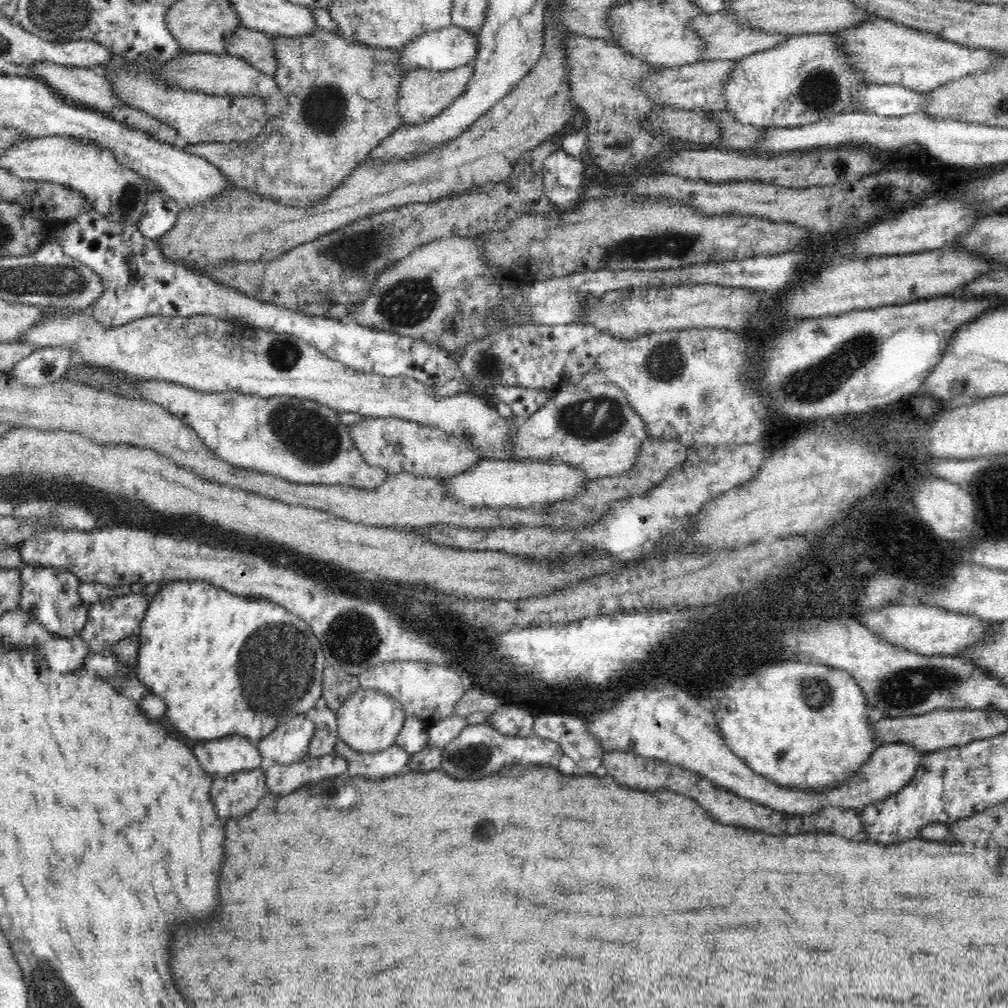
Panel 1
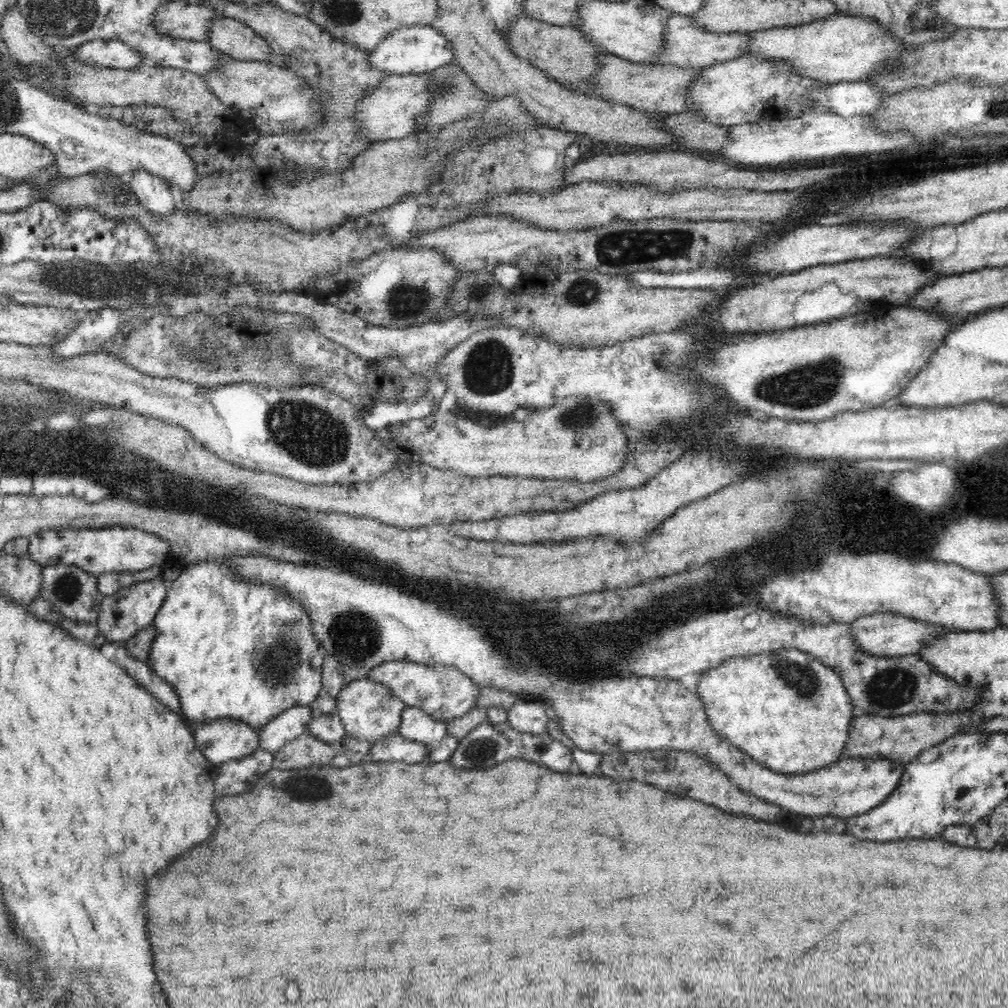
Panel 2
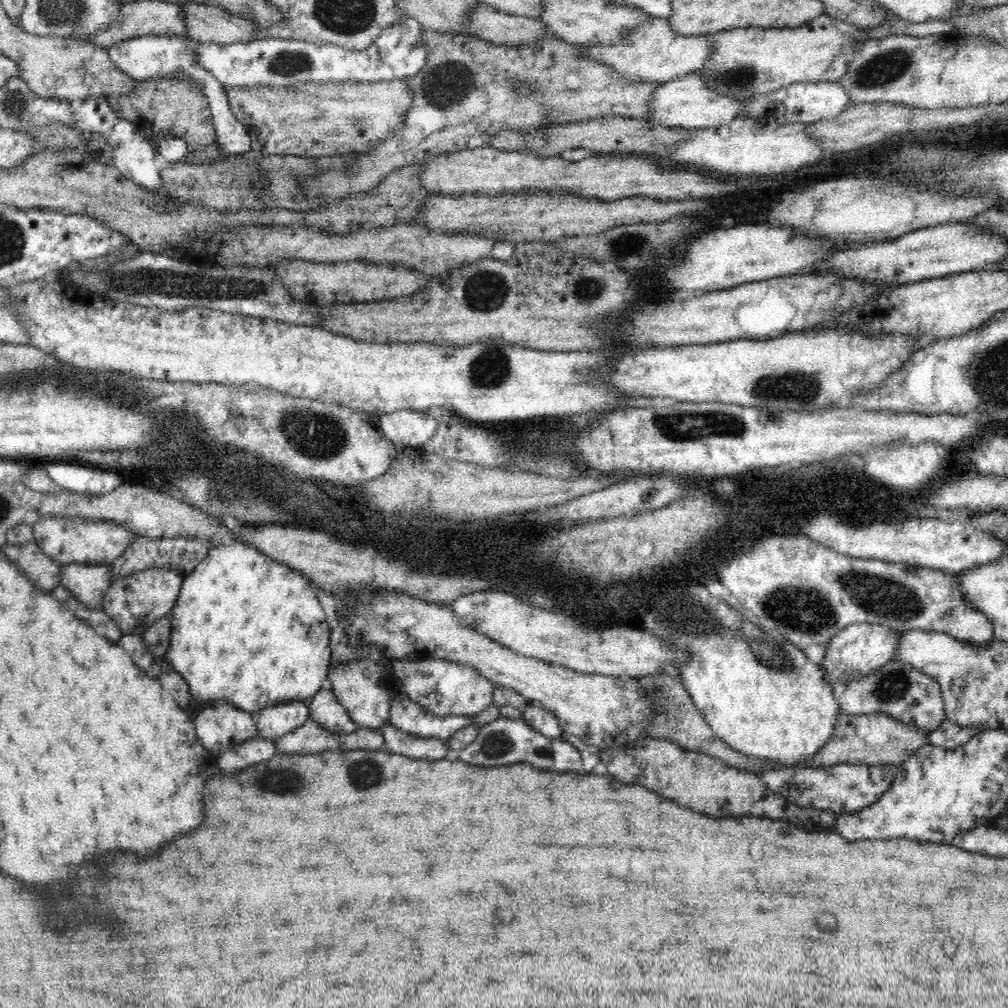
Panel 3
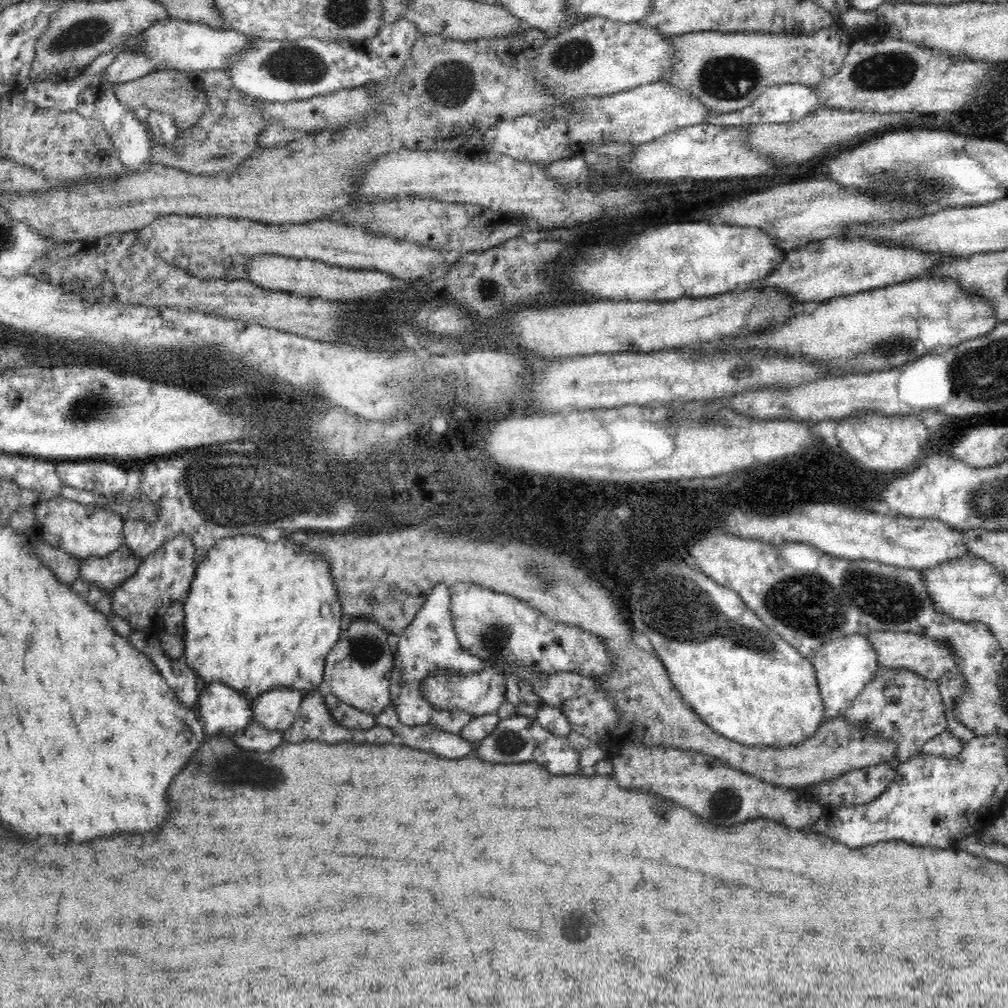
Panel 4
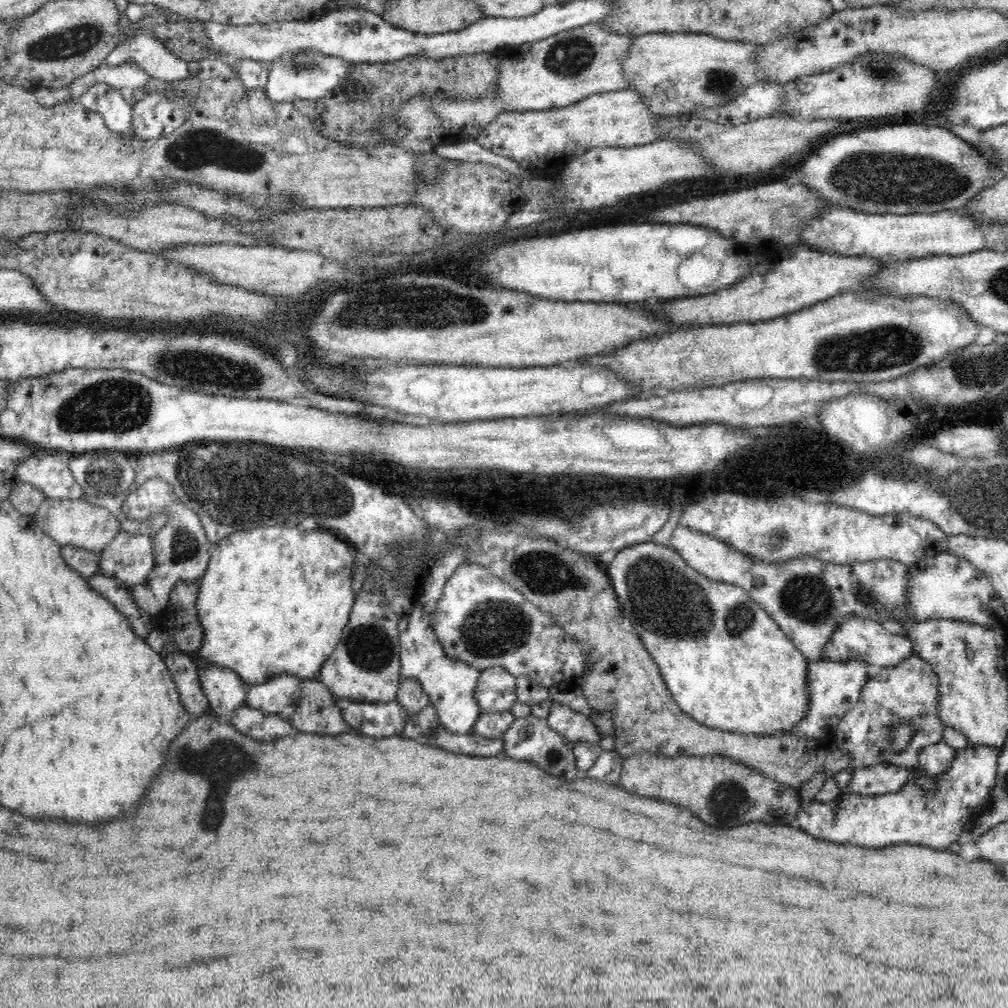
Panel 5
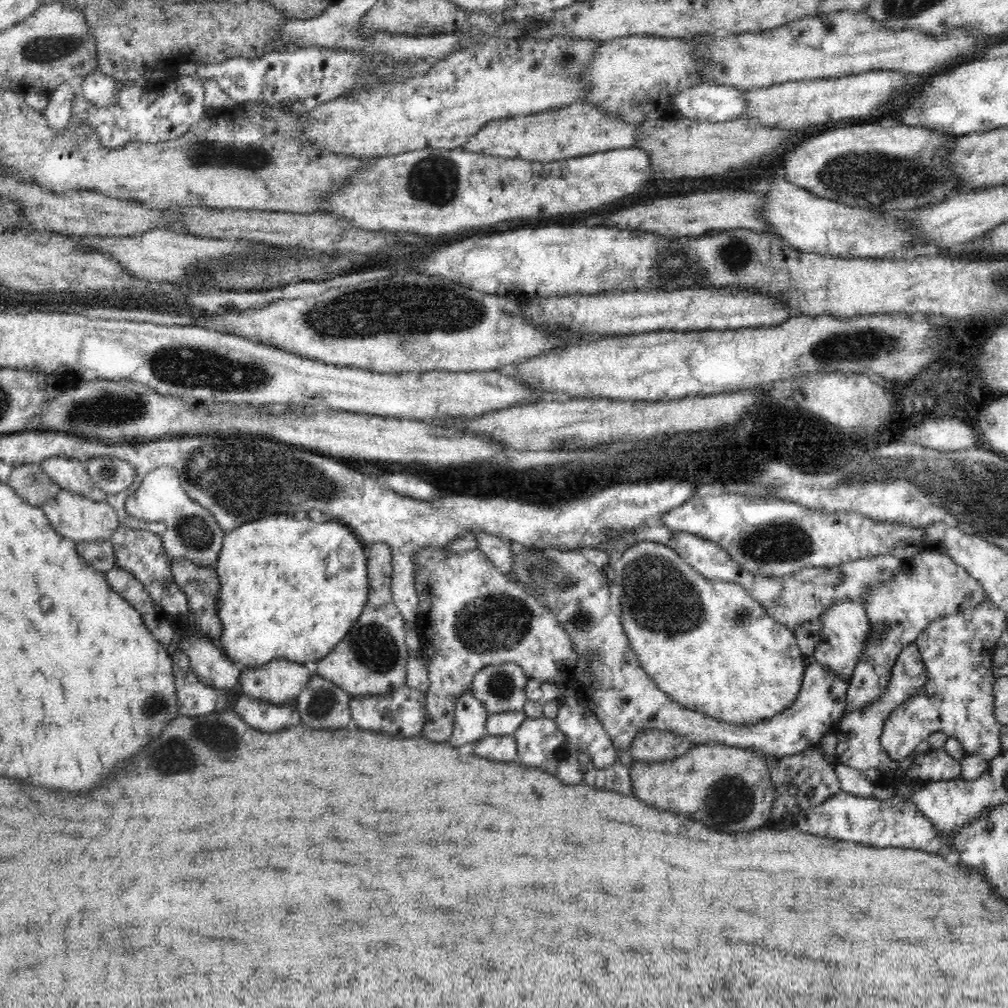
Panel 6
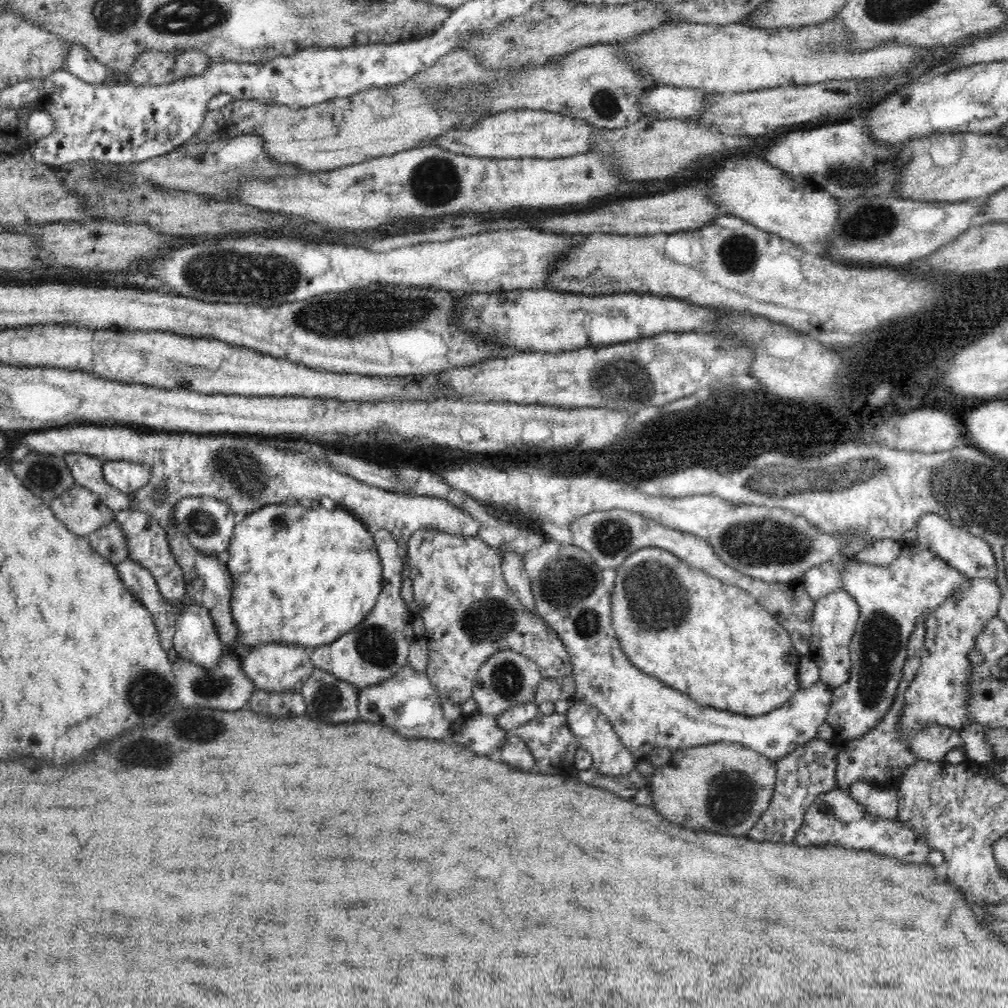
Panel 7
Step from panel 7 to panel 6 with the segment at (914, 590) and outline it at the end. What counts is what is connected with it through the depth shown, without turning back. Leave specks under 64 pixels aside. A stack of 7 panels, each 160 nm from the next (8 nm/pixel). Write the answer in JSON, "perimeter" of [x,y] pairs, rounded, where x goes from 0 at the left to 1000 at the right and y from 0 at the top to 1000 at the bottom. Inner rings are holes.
{"perimeter":[[[921,544],[913,547],[905,555],[900,555],[894,559],[892,566],[884,576],[880,578],[869,578],[860,583],[858,591],[858,604],[865,620],[865,631],[860,636],[861,643],[857,647],[857,653],[853,654],[848,661],[847,669],[844,671],[840,689],[840,699],[837,707],[847,704],[847,702],[855,702],[867,694],[873,692],[874,686],[881,680],[883,669],[885,669],[885,661],[902,641],[902,638],[910,637],[912,630],[927,615],[933,615],[950,609],[952,606],[964,606],[976,596],[980,596],[981,592],[976,582],[967,574],[957,563],[946,558],[943,552],[935,550],[927,545]]]}

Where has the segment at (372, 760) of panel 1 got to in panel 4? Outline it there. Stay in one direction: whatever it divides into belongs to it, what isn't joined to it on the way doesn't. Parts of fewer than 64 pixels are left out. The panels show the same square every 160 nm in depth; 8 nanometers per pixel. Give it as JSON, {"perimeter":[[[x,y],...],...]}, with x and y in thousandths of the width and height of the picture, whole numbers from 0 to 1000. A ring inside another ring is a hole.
{"perimeter":[[[389,698],[373,711],[373,718],[389,723],[393,736],[401,734],[401,740],[431,746],[438,752],[458,752],[471,742],[471,737],[460,735],[456,728],[442,727],[431,719],[405,720],[397,717]]]}

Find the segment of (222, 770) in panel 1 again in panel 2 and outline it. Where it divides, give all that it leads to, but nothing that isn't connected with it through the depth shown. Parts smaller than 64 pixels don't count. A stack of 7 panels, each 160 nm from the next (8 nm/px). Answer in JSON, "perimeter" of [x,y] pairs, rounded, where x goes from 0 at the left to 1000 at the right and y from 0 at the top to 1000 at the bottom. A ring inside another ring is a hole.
{"perimeter":[[[228,713],[200,719],[194,722],[191,731],[196,744],[212,761],[242,754],[257,743],[257,725]]]}

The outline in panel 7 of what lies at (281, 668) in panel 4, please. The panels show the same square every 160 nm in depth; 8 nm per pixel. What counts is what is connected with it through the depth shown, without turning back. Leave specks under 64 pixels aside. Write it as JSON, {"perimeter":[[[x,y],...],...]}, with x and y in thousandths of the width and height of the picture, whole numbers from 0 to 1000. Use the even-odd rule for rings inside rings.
{"perimeter":[[[296,499],[258,503],[232,523],[221,556],[232,576],[228,603],[236,630],[228,645],[236,649],[264,639],[311,645],[325,641],[364,613],[379,583],[379,559],[371,535],[361,520],[341,505],[303,505]]]}

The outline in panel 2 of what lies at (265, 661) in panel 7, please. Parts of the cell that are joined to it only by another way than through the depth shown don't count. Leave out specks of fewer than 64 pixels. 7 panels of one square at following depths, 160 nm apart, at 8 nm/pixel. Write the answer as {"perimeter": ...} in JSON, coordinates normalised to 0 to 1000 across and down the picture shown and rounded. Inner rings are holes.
{"perimeter":[[[308,699],[287,702],[272,714],[264,717],[257,725],[257,742],[271,750],[287,736],[308,729],[310,707]]]}

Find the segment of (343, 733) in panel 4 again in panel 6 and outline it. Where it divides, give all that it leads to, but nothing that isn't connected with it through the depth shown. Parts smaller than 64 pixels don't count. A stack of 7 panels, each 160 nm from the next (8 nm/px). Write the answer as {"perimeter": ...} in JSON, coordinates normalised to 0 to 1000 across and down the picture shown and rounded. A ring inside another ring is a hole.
{"perimeter":[[[314,669],[297,687],[294,697],[300,718],[335,724],[347,718],[347,694],[343,686]]]}

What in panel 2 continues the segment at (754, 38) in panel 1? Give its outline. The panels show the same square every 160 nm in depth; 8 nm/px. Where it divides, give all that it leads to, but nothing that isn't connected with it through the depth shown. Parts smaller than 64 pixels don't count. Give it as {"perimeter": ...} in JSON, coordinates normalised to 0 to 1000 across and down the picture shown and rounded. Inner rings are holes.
{"perimeter":[[[667,15],[661,25],[660,47],[658,53],[650,60],[652,63],[669,63],[679,67],[700,67],[708,63],[734,58],[743,50],[745,33],[714,33],[704,32],[695,28],[687,16]]]}

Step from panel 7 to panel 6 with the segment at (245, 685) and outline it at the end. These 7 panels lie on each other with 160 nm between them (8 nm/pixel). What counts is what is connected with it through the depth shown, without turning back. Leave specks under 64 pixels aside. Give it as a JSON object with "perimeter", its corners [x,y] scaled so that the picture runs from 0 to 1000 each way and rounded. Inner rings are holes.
{"perimeter":[[[177,644],[170,652],[176,697],[181,710],[196,711],[229,702],[230,687],[214,685],[197,676],[185,647]]]}

